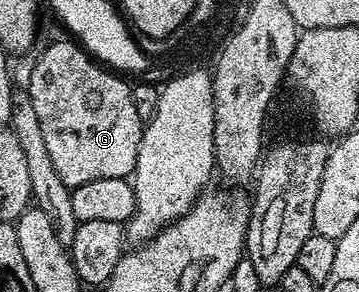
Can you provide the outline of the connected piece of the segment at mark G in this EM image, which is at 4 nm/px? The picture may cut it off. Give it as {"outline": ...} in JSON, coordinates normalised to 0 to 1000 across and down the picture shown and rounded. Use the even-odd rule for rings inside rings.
{"outline":[[[192,137],[156,140],[114,175],[111,199],[103,192],[89,212],[84,284],[72,298],[117,432],[150,586],[162,586],[162,613],[195,640],[253,627],[262,613],[365,610],[379,586],[396,452],[390,397],[373,380],[368,291],[345,281],[343,260],[259,205],[209,137]]]}

